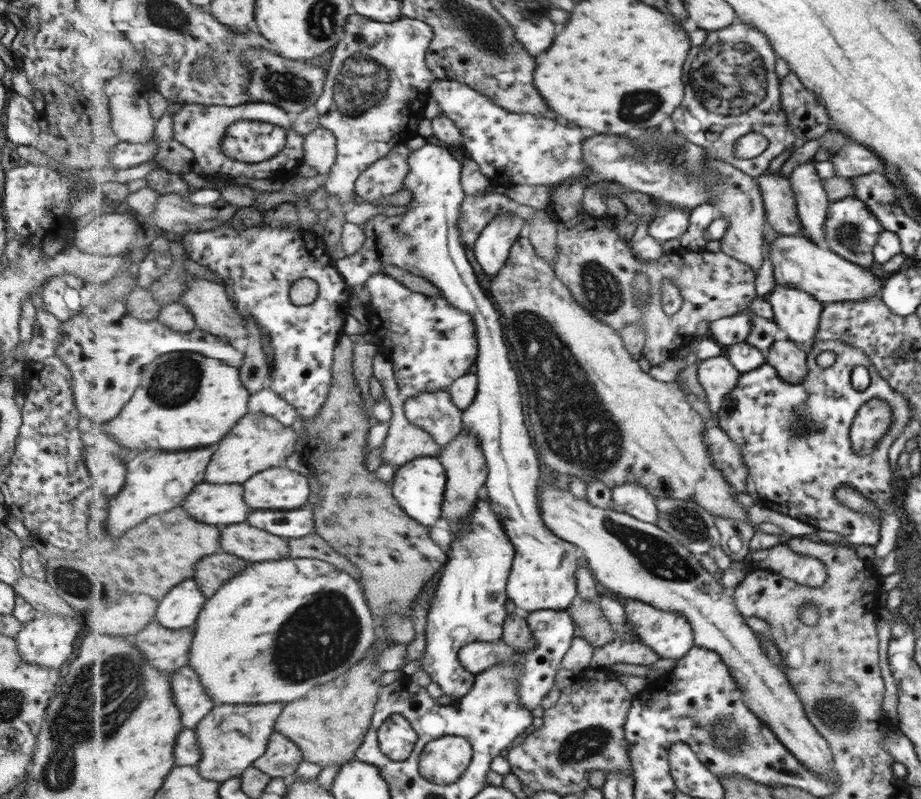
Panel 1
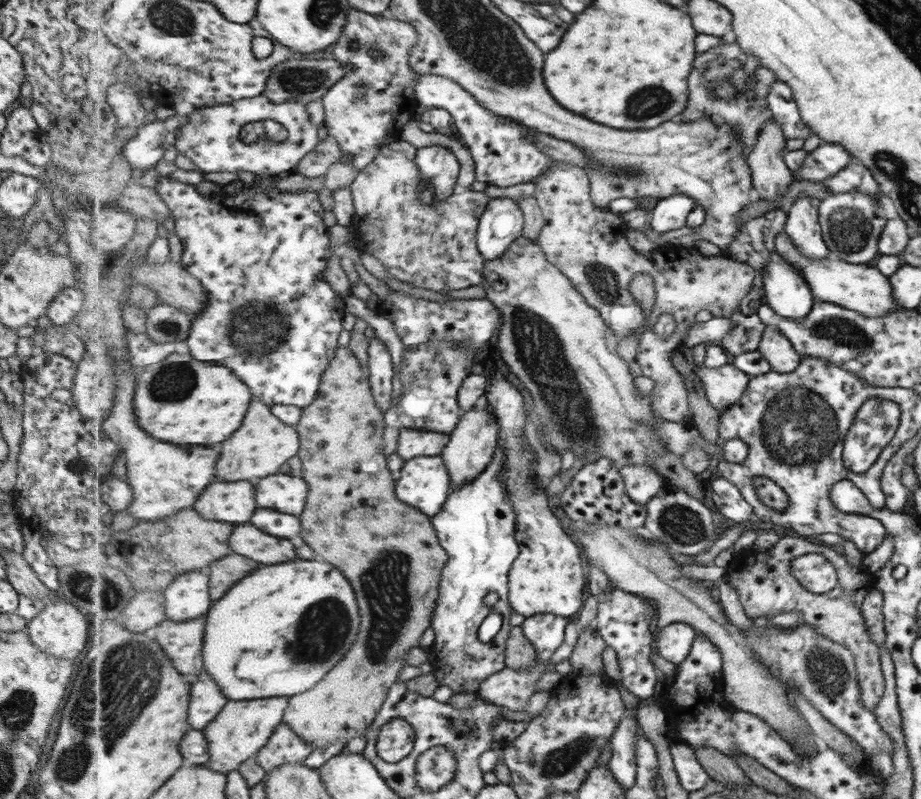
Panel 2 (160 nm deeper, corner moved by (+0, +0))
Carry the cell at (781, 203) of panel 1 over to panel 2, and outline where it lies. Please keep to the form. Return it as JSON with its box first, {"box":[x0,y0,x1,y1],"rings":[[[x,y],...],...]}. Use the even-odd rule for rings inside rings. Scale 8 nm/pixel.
{"box":[748,121,793,200],"rings":[[[765,121],[759,128],[759,136],[756,148],[748,156],[748,165],[752,171],[753,185],[761,199],[773,200],[781,198],[781,194],[791,186],[793,182],[792,174],[783,163],[785,138],[781,132],[781,127],[777,121]]]}

